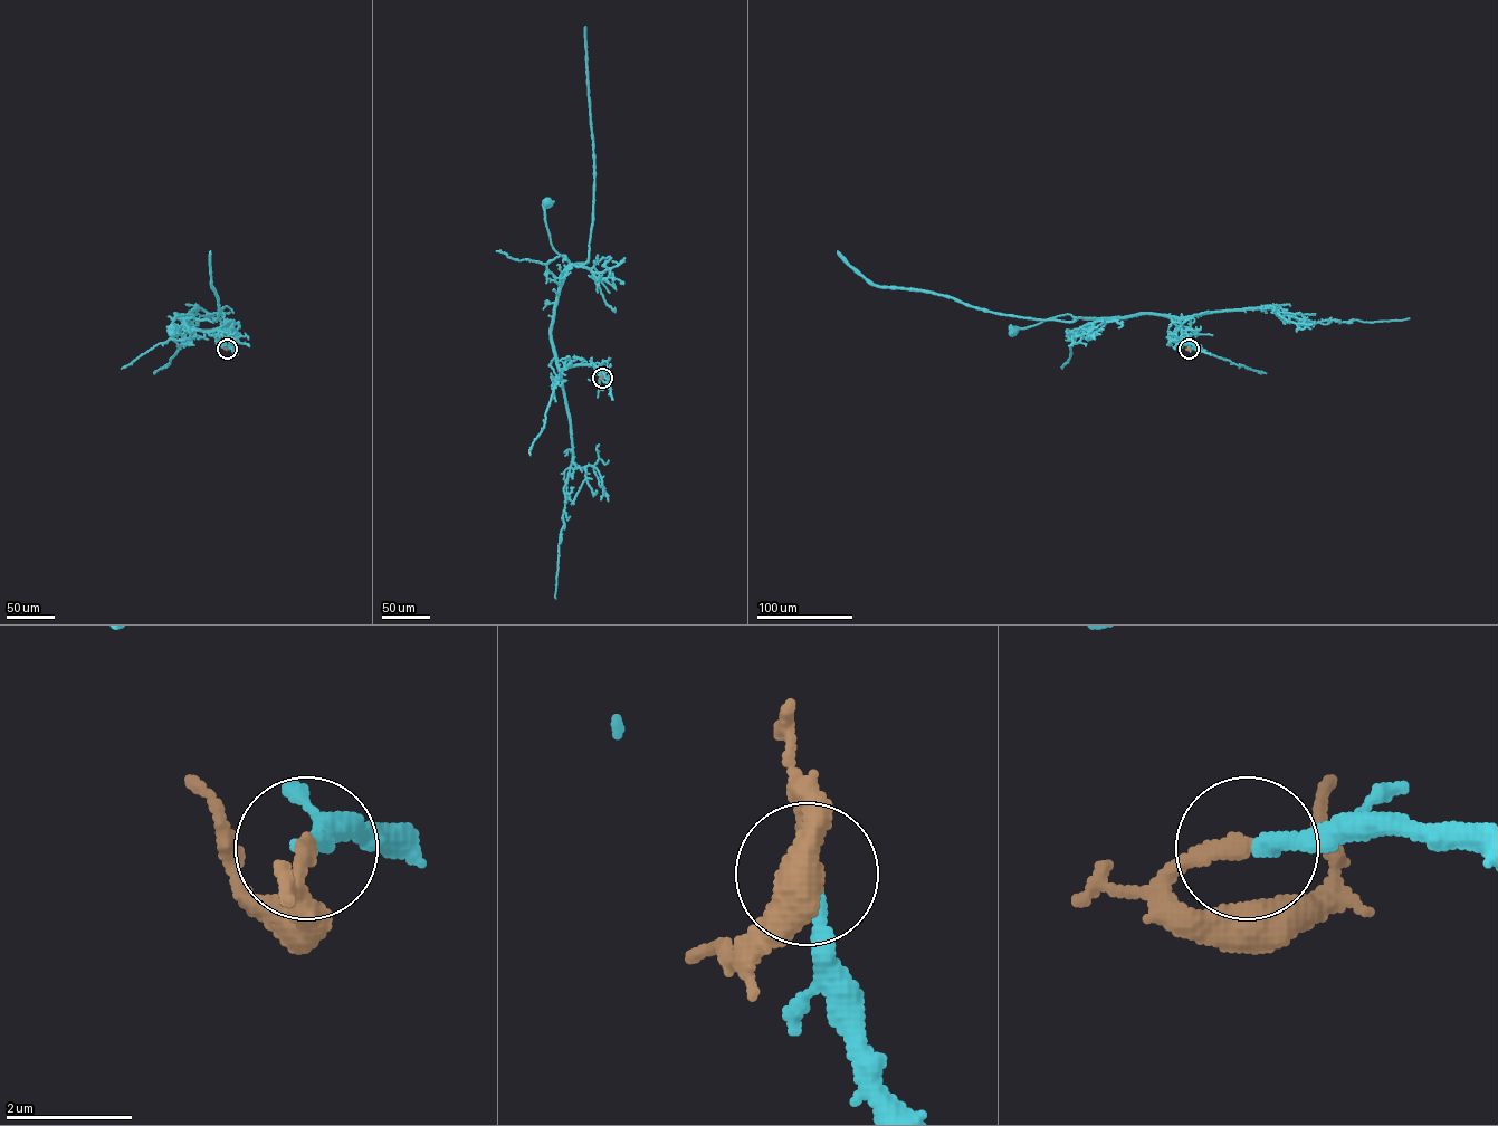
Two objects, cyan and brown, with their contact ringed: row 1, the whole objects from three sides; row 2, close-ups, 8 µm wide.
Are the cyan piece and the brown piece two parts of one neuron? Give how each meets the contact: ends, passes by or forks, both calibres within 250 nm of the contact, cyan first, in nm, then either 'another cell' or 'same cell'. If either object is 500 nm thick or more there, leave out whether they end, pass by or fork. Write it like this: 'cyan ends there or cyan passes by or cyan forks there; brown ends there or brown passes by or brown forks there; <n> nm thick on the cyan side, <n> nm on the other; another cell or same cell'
cyan ends there; brown ends there; 280 nm thick on the cyan side, 300 nm on the other; same cell

